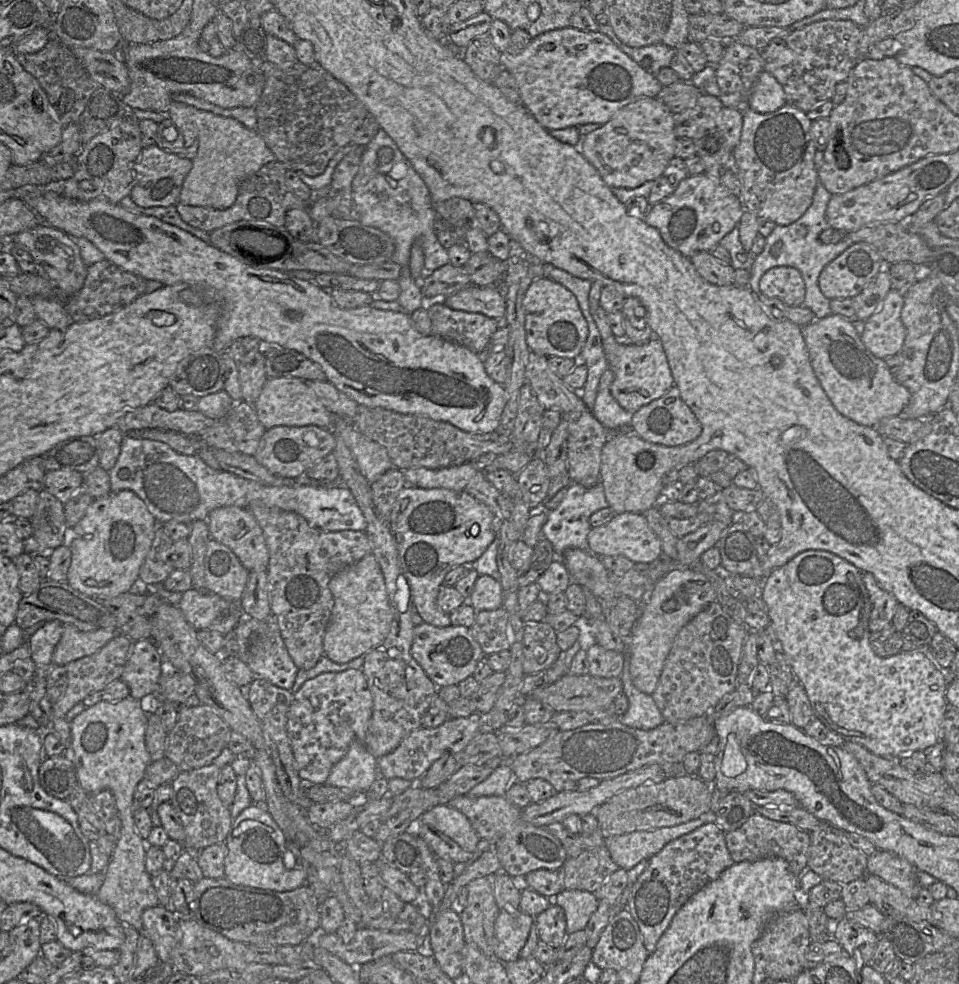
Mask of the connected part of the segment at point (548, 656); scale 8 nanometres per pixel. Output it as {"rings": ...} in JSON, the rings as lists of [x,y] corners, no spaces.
{"rings":[[[546,622],[527,623],[524,628],[523,670],[525,675],[549,668],[560,656],[556,631]]]}

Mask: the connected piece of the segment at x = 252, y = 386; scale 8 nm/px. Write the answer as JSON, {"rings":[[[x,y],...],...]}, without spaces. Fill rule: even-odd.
{"rings":[[[248,351],[238,362],[242,400],[253,404],[261,393],[268,377],[262,351]]]}

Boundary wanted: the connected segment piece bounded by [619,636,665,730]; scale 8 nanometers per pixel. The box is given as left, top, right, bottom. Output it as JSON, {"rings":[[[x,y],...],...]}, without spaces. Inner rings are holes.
{"rings":[[[631,636],[625,640],[624,667],[619,677],[623,684],[624,694],[628,698],[629,706],[621,718],[621,722],[629,727],[651,730],[665,722],[652,695],[639,691],[630,676]]]}

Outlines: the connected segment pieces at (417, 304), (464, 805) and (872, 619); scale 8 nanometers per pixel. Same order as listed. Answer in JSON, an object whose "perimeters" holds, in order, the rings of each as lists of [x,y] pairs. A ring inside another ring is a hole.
{"perimeters":[[[[381,128],[363,149],[359,170],[352,181],[352,199],[354,219],[366,226],[385,232],[395,242],[395,251],[391,261],[402,268],[401,275],[397,280],[401,288],[397,301],[402,310],[411,315],[416,310],[425,307],[428,301],[422,293],[419,281],[414,280],[411,276],[409,268],[411,246],[416,239],[421,240],[427,272],[433,272],[450,264],[448,249],[441,245],[434,228],[438,214],[433,208],[432,197],[427,185],[402,154],[395,141]],[[383,147],[390,147],[393,150],[393,158],[386,164],[379,163],[377,157],[377,151]],[[397,163],[404,164],[407,172],[402,179],[396,181],[397,187],[392,188],[389,184],[389,179],[392,178],[389,176],[389,172]],[[381,193],[388,196],[386,200],[379,199],[378,195]]],[[[460,795],[452,799],[449,806],[462,812],[470,821],[480,839],[487,840],[496,846],[496,852],[502,871],[514,878],[524,878],[528,873],[539,870],[561,869],[568,858],[561,841],[552,835],[545,826],[535,826],[522,818],[522,809],[510,803],[505,796],[469,797]]],[[[862,573],[862,580],[872,604],[868,623],[872,641],[877,640],[880,637],[880,632],[892,625],[892,619],[899,602],[892,594],[879,587],[871,573]]]]}

